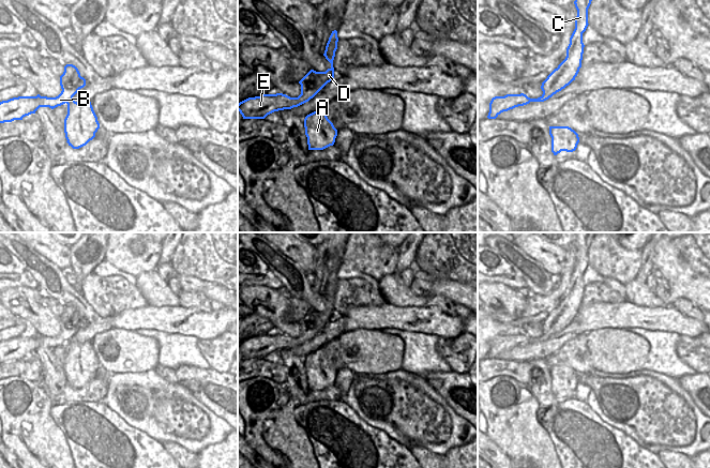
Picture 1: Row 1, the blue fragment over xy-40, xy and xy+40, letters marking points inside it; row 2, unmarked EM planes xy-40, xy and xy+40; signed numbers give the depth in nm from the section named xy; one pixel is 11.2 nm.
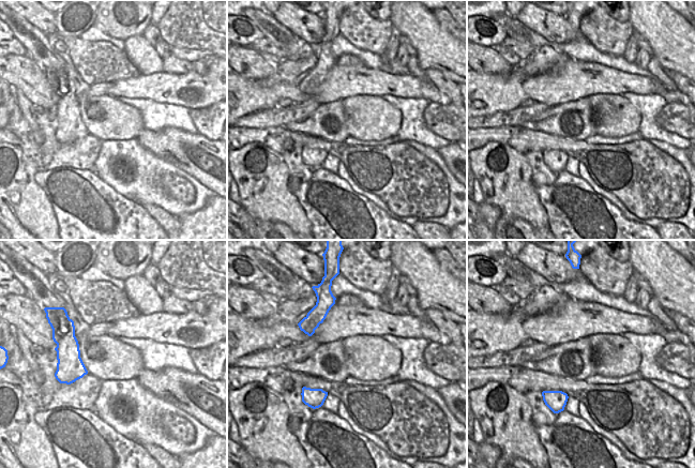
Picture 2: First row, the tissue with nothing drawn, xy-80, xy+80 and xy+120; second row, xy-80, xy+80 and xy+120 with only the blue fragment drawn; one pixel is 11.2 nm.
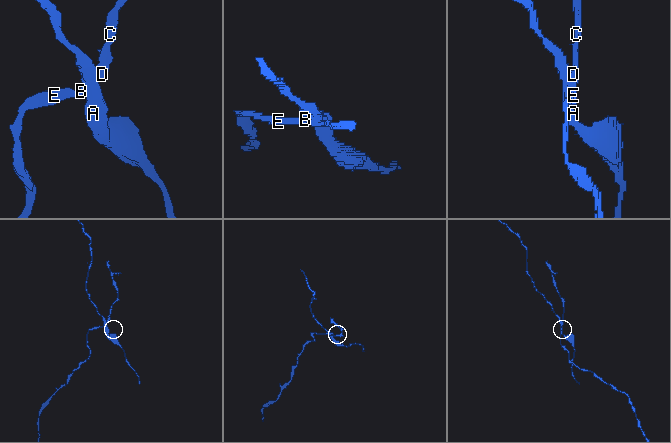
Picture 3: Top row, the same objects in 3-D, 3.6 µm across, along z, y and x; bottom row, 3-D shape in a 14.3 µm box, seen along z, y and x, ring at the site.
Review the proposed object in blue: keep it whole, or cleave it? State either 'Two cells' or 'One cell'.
Two cells.

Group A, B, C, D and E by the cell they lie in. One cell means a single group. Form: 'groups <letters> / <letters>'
groups A / B C D E

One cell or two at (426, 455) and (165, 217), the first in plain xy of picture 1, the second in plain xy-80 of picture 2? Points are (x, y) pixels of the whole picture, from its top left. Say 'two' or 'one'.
one

